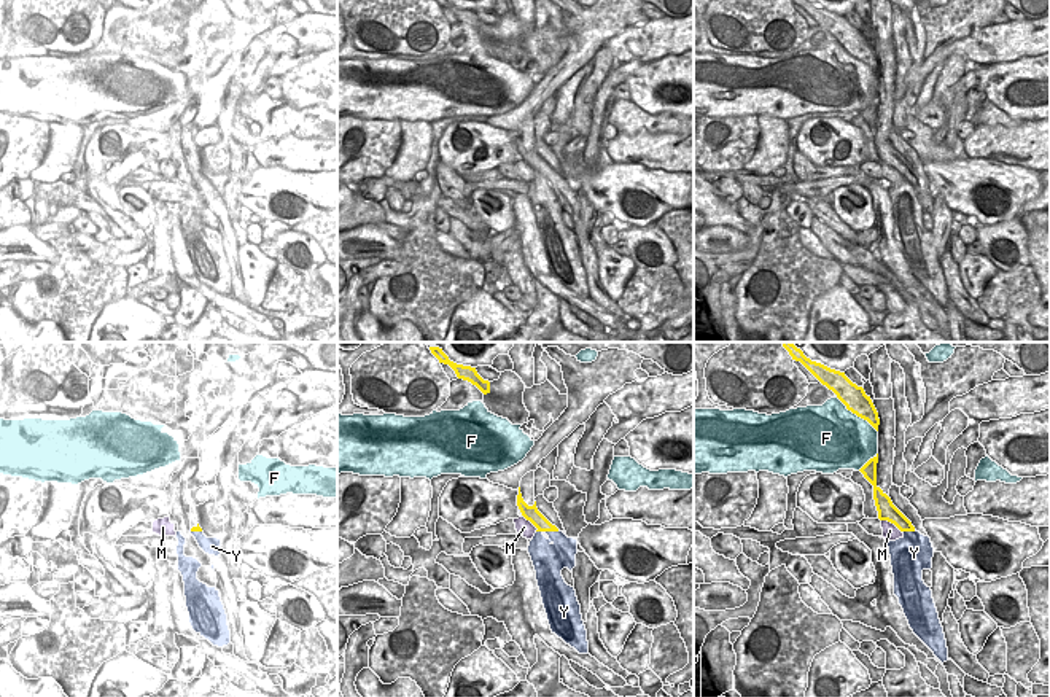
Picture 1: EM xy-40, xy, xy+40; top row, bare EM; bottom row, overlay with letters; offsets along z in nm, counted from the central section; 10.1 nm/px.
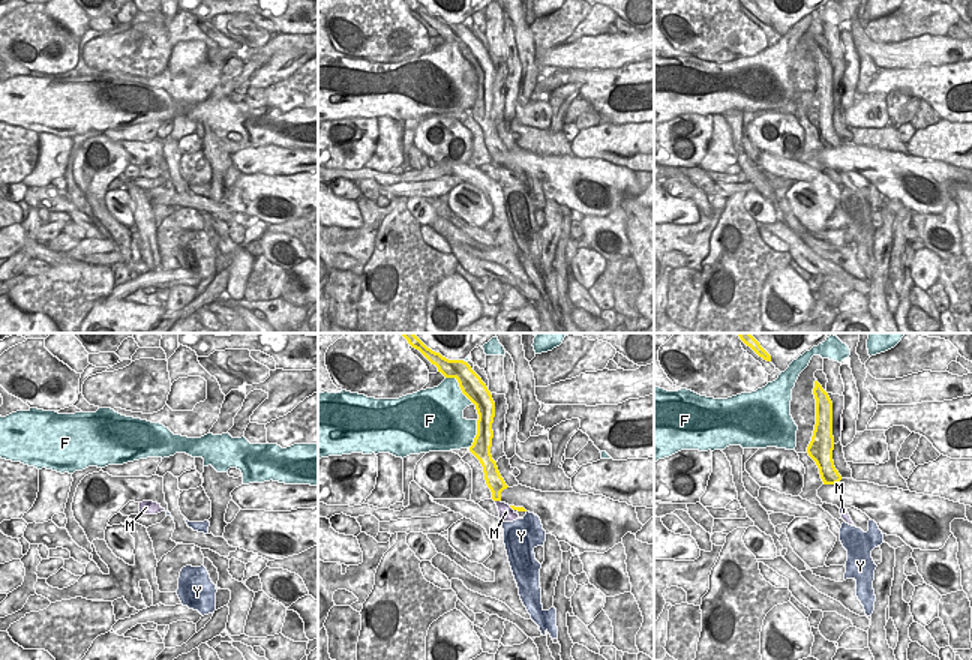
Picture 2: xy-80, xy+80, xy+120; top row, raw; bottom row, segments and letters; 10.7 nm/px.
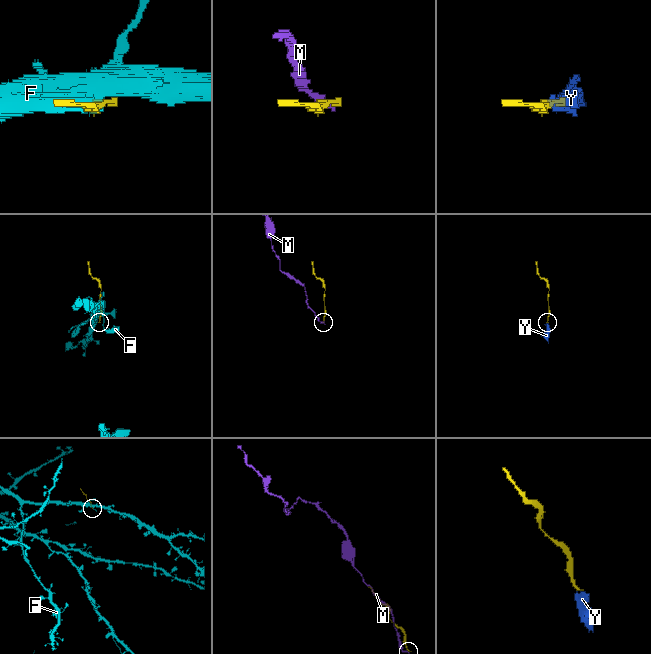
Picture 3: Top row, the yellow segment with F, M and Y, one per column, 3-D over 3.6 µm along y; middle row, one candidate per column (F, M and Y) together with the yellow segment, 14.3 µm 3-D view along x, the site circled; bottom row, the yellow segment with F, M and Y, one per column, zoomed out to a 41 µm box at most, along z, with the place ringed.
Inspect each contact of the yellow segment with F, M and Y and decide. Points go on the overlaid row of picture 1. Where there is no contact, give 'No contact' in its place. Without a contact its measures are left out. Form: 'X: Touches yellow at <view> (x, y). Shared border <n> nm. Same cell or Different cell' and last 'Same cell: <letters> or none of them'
F: Touches yellow at xy+40 (855, 412). Shared border 600 nm. Different cell
M: Touches yellow at xy+40 (891, 522). Shared border 240 nm. Different cell
Y: Touches yellow at xy (551, 530). Shared border 160 nm. Different cell
Same cell: none of them.

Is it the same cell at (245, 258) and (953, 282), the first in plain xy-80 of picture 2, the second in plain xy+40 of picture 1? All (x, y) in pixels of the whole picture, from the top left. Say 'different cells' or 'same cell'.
different cells

